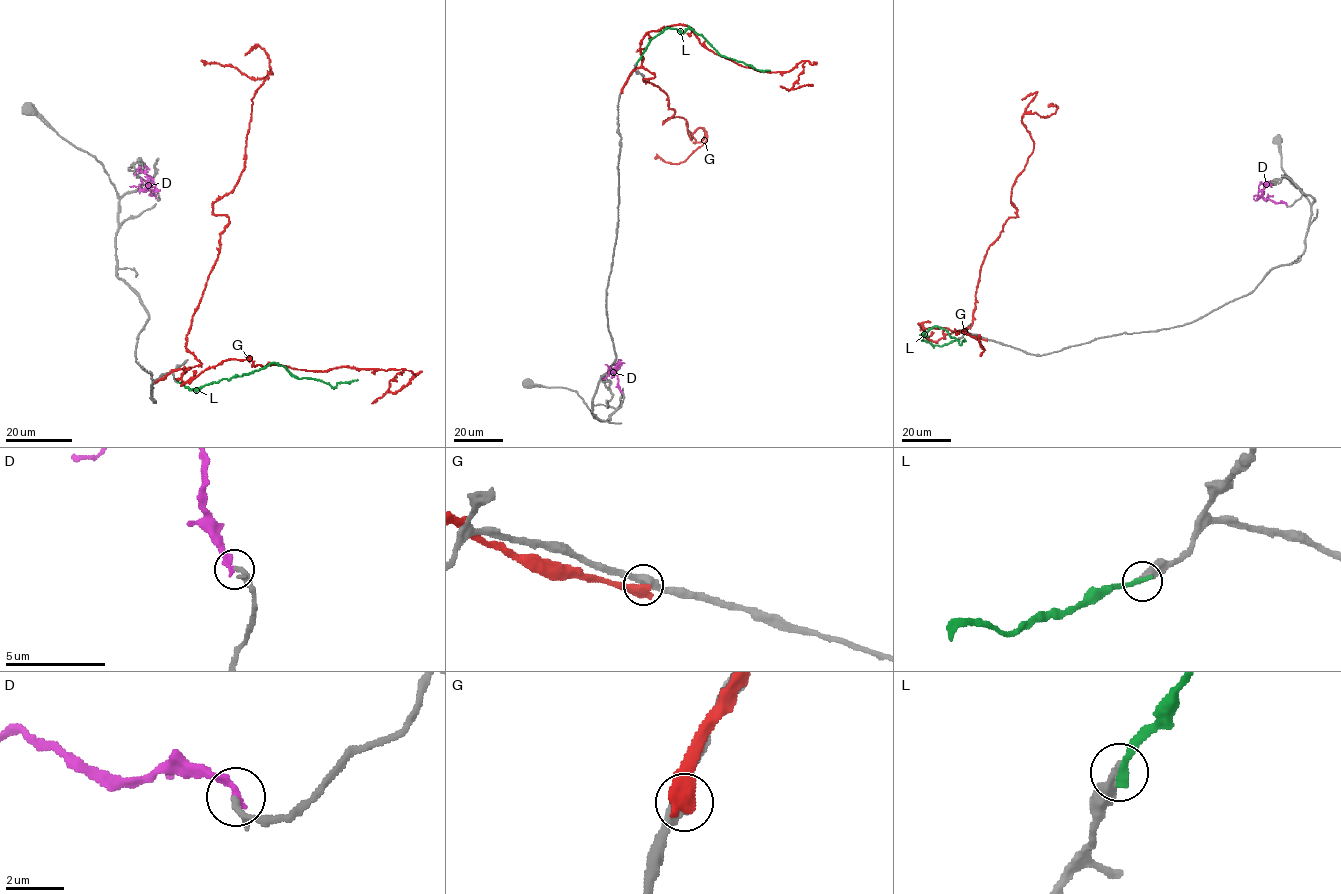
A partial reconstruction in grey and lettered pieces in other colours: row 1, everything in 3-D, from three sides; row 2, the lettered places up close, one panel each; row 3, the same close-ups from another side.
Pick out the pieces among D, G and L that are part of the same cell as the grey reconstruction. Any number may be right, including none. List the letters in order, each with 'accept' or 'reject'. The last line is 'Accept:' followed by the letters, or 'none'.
D: reject
G: reject
L: reject
Accept: none

